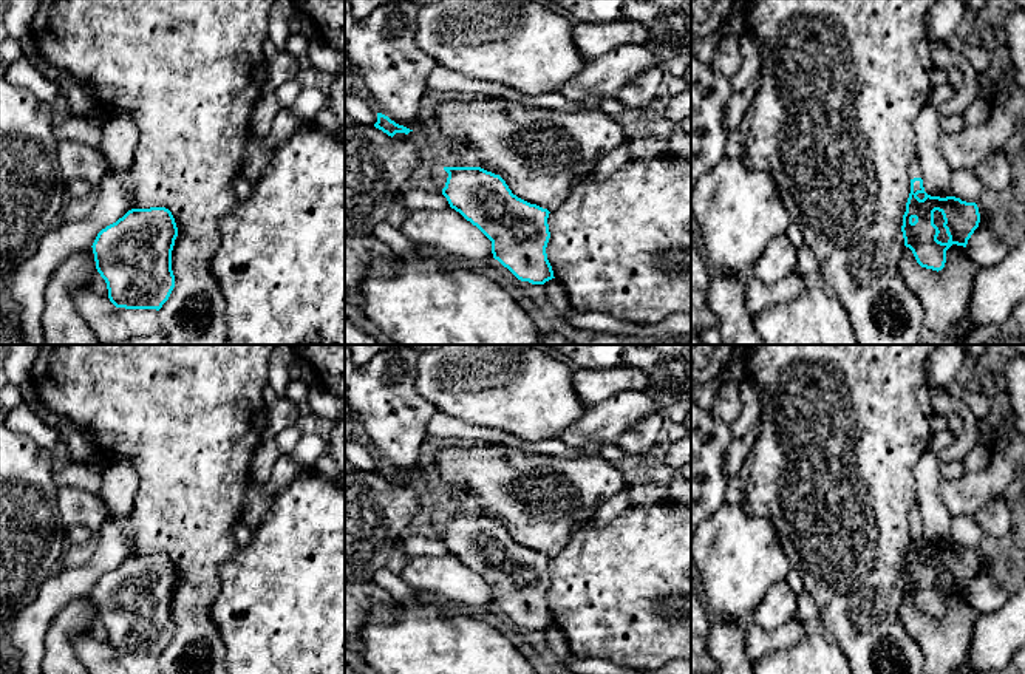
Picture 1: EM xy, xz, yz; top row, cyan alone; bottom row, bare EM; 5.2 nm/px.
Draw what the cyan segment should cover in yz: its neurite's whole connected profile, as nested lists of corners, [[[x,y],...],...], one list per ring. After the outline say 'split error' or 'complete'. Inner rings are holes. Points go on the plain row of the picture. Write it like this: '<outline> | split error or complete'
[[[918,502],[911,509],[911,540],[903,561],[903,584],[921,614],[942,617],[946,609],[946,597],[952,592],[966,594],[968,586],[979,574],[980,560],[976,549],[966,549],[955,543],[931,543],[925,538]],[[934,558],[943,561],[943,574],[949,586],[937,586],[940,577],[934,570]]] | split error

